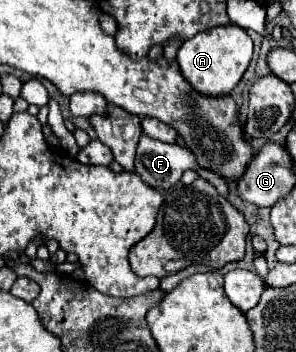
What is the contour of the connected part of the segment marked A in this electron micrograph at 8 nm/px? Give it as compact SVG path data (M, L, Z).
M231 24L227 28L211 28L207 32L199 32L191 40L185 40L177 52L177 64L193 90L207 98L221 98L231 94L231 90L239 84L241 76L249 68L251 56L253 40L243 28Z

